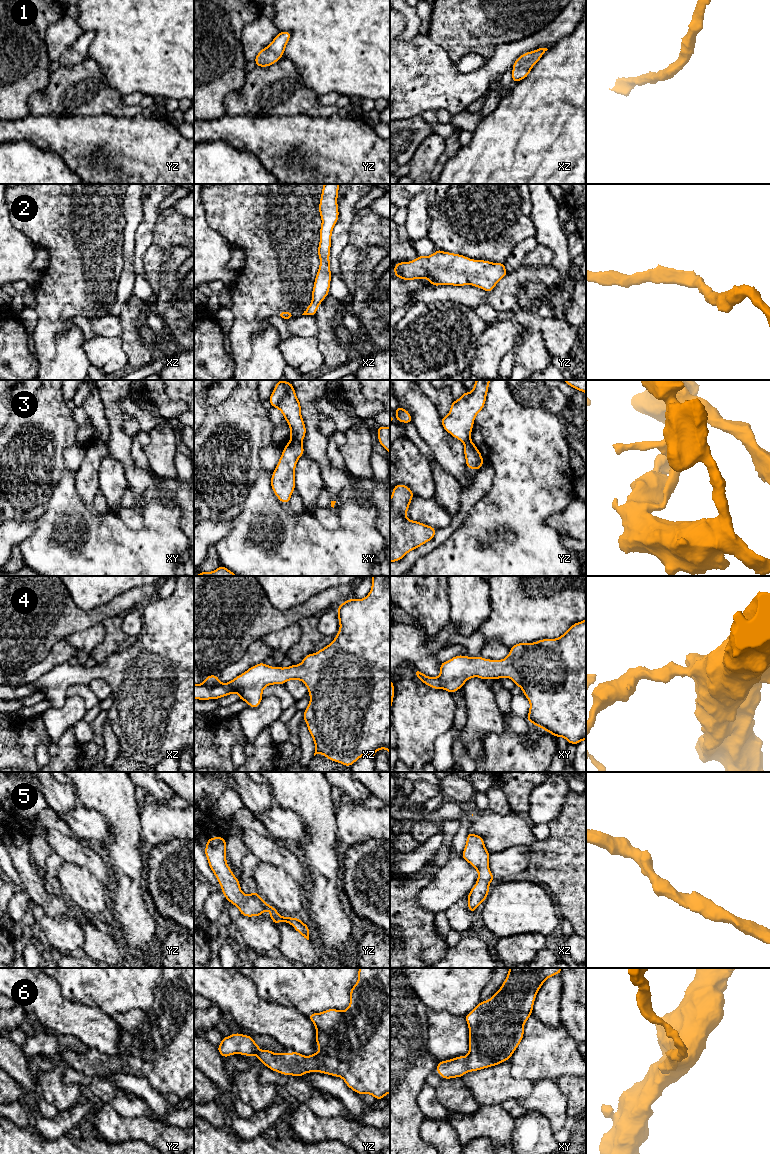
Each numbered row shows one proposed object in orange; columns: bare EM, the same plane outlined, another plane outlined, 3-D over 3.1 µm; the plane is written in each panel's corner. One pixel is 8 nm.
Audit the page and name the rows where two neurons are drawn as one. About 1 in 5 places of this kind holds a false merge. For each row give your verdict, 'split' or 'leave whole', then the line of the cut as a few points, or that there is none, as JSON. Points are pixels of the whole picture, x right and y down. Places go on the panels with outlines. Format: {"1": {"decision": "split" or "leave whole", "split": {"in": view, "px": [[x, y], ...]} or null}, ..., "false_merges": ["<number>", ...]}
{"1": {"decision": "leave whole", "split": null}, "2": {"decision": "leave whole", "split": null}, "3": {"decision": "split", "split": {"in": "xy", "px": [[290, 440], [301, 443]]}}, "4": {"decision": "leave whole", "split": null}, "5": {"decision": "leave whole", "split": null}, "6": {"decision": "leave whole", "split": null}, "false_merges": ["3"]}

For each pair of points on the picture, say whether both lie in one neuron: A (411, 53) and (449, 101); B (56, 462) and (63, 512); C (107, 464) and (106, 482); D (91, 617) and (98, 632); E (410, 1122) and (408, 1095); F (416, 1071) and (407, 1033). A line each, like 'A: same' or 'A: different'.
A: same
B: different
C: same
D: different
E: same
F: same

